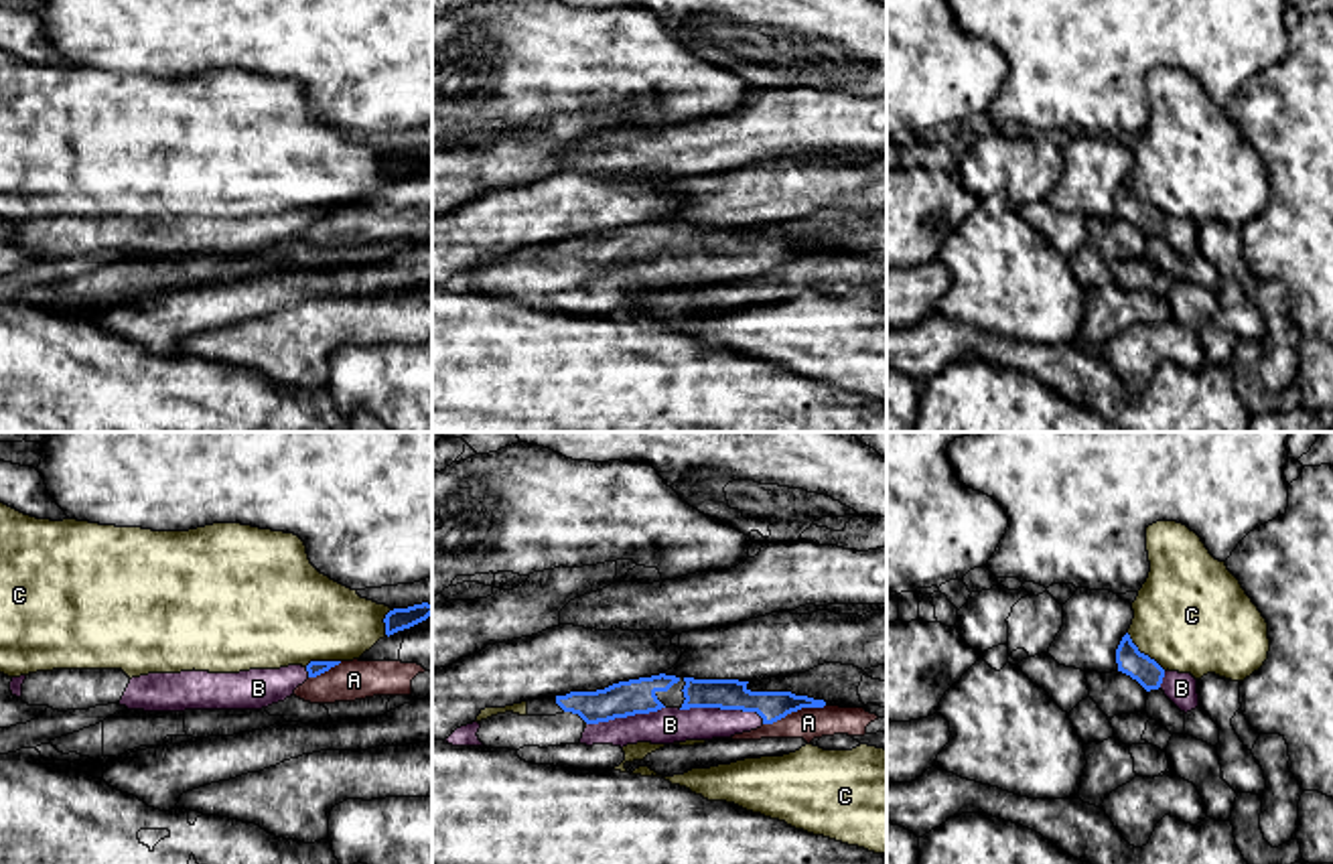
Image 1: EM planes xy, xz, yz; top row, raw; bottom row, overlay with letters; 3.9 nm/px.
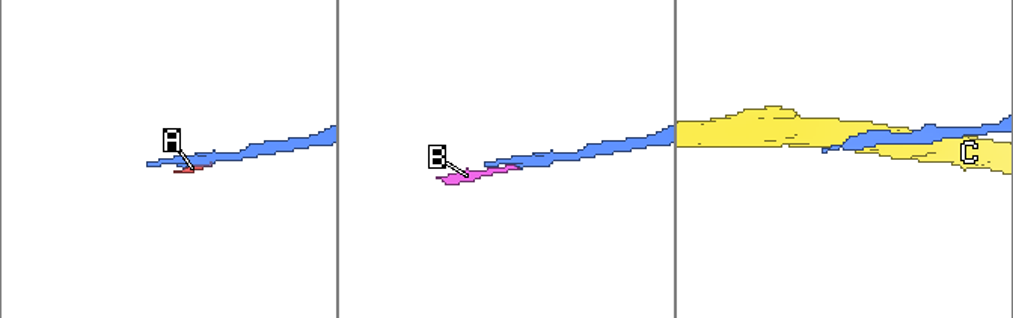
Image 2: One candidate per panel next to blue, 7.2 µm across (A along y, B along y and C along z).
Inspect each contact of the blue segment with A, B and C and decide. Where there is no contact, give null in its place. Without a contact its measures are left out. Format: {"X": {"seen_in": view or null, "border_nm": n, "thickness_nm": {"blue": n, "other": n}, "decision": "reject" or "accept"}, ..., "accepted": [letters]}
{"A": {"seen_in": "xz", "border_nm": 260, "thickness_nm": {"blue": 120, "other": 130}, "decision": "reject"}, "B": {"seen_in": "xz", "border_nm": 340, "thickness_nm": {"blue": 130, "other": 140}, "decision": "accept"}, "C": {"seen_in": "yz", "border_nm": 220, "thickness_nm": {"blue": 110, "other": 460}, "decision": "reject"}, "accepted": ["B"]}

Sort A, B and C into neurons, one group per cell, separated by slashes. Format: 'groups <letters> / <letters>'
groups A / B / C

